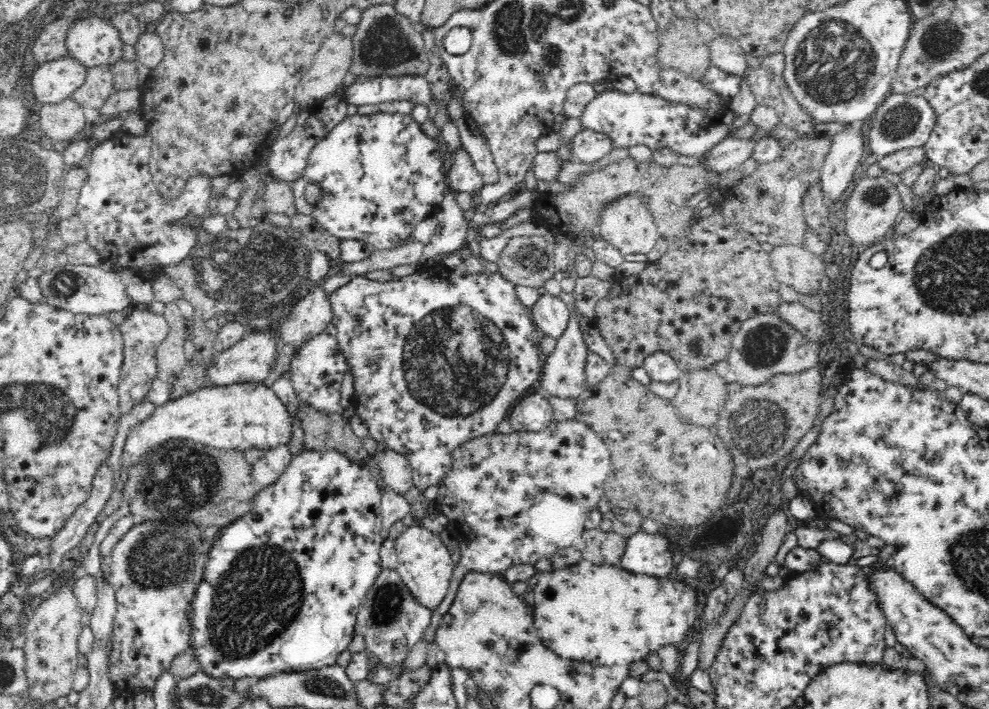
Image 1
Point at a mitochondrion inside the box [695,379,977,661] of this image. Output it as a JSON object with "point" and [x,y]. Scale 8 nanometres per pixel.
{"point":[758,427]}

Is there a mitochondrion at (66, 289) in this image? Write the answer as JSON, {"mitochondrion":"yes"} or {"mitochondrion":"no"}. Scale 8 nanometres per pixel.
{"mitochondrion":"yes"}

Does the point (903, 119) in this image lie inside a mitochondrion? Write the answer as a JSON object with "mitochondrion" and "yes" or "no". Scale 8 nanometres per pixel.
{"mitochondrion":"yes"}

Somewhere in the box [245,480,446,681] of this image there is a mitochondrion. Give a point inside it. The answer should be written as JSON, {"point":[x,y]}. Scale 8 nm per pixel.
{"point":[385,610]}

